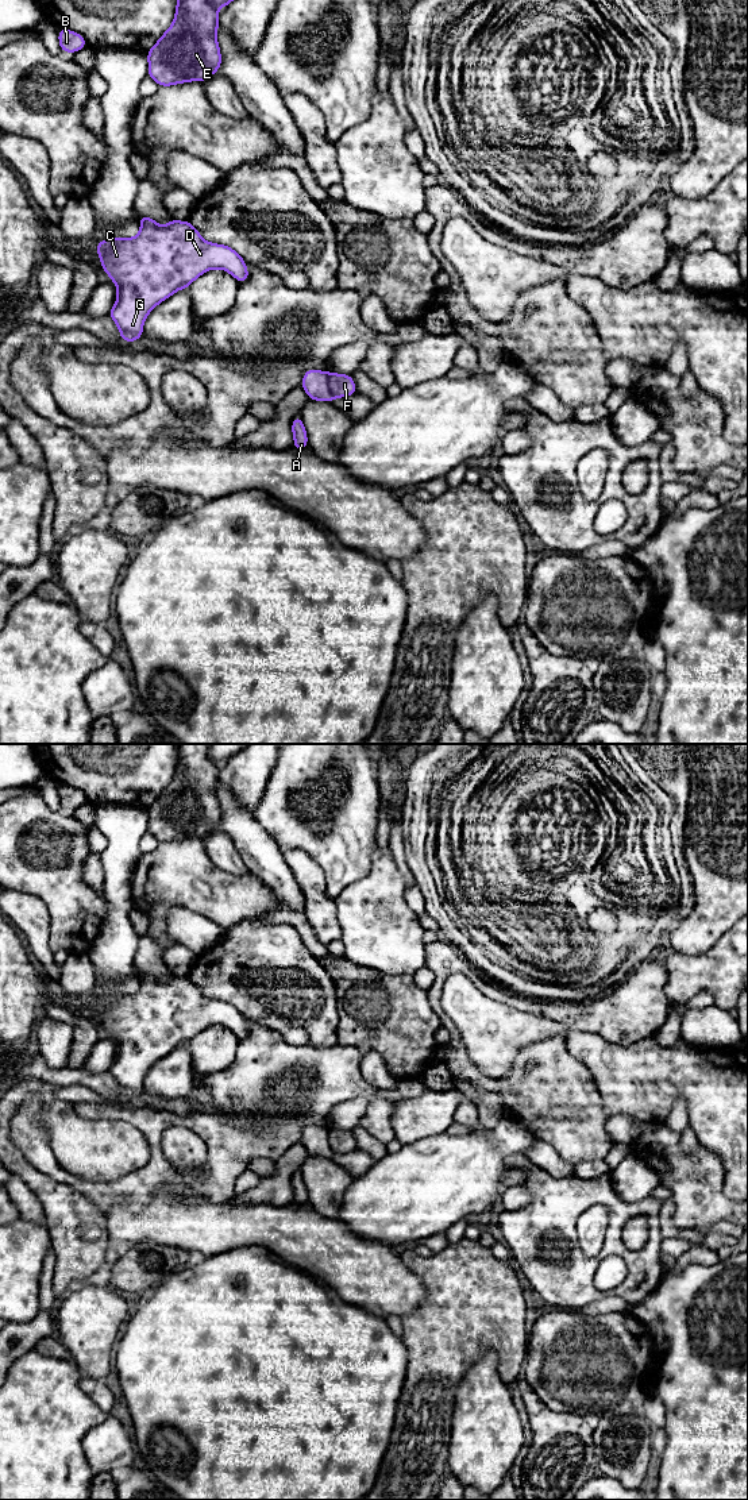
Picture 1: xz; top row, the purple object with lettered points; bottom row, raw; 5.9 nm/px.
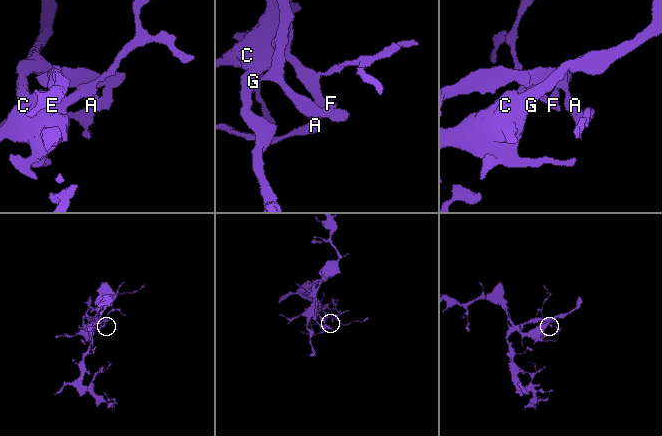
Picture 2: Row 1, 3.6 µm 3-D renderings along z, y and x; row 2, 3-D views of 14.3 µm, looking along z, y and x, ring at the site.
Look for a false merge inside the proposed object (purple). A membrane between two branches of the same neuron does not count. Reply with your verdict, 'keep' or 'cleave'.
cleave

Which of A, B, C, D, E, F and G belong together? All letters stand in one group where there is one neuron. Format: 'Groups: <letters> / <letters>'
Groups: A B E F / C D G

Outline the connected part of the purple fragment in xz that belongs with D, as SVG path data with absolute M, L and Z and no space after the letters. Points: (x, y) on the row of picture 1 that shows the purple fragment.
M139 215L139 221L140 232L135 238L116 236L96 244L101 269L117 288L117 298L108 316L116 323L120 340L132 343L140 339L147 315L211 269L228 271L239 284L250 278L246 261L234 248L205 242L189 220L170 219L166 227L161 227L154 219Z

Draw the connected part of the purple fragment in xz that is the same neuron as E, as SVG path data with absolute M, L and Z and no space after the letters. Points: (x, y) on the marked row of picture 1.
M177 0L173 24L146 53L147 76L158 86L170 86L188 81L204 82L221 68L221 53L216 39L219 12L209 0Z

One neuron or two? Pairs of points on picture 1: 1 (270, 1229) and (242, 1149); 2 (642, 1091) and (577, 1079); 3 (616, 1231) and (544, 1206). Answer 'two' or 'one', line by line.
1: two
2: two
3: one

